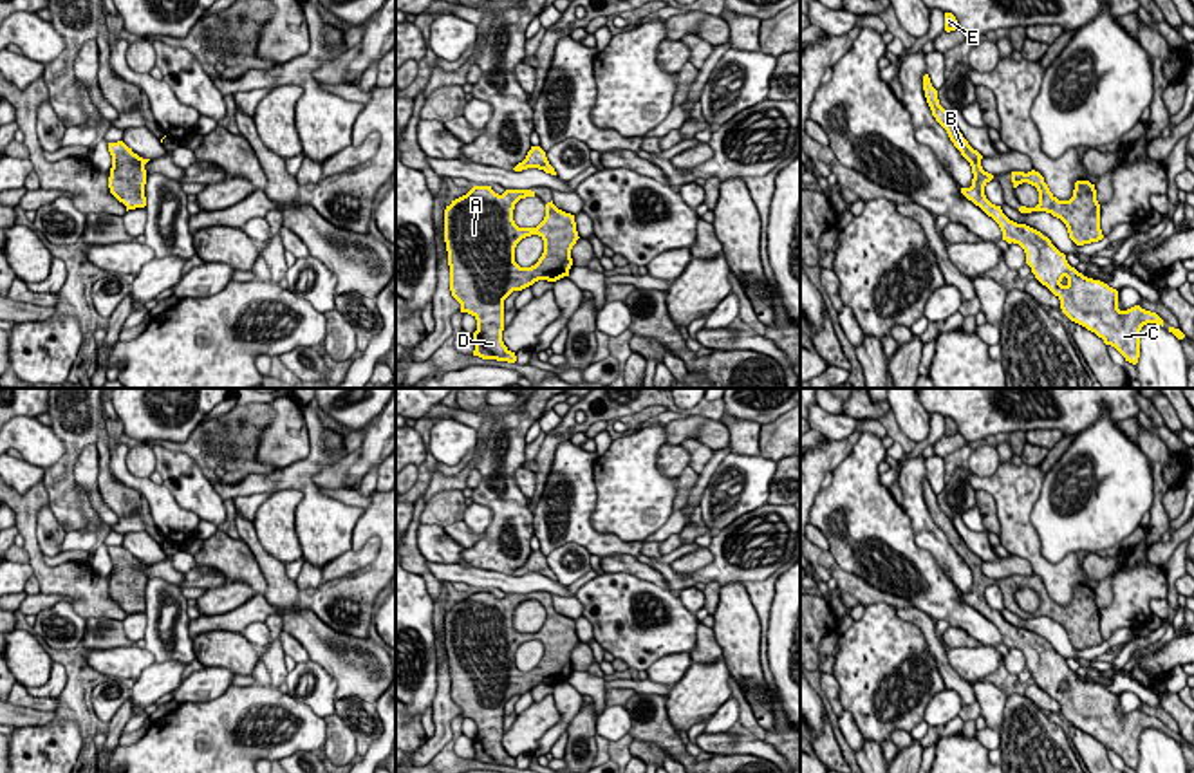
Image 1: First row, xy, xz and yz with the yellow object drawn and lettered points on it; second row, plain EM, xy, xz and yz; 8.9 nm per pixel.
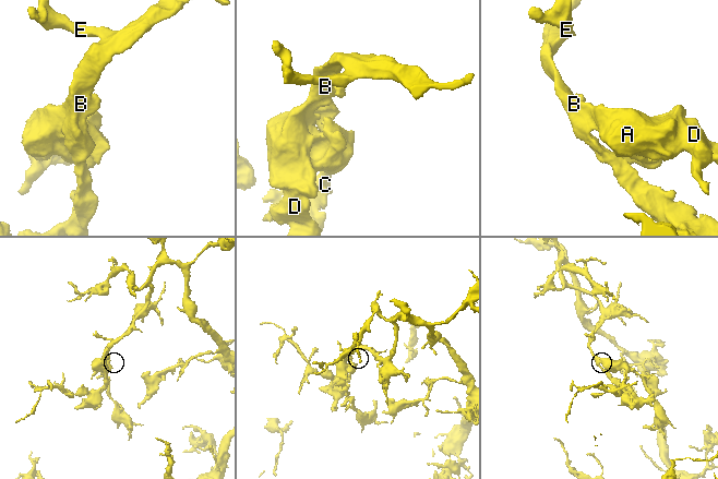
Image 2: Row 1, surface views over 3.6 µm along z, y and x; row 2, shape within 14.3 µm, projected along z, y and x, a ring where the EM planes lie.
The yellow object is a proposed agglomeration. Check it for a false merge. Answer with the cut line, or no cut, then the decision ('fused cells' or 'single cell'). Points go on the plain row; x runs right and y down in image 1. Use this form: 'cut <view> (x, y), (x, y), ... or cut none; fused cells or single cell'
cut none; single cell

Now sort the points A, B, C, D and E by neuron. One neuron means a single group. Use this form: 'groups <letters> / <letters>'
groups A B C D E

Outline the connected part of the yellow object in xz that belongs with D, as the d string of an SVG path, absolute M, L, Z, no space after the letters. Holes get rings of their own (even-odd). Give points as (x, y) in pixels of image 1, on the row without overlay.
M473 591L444 614L450 695L461 717L477 724L473 760L482 764L517 766L502 746L504 704L538 685L569 681L573 670L571 654L580 643L574 619L551 605L536 632L518 632L513 614L526 601L535 601L535 596L506 594L499 600L491 591ZM531 639L544 645L544 657L535 670L520 672L515 652Z

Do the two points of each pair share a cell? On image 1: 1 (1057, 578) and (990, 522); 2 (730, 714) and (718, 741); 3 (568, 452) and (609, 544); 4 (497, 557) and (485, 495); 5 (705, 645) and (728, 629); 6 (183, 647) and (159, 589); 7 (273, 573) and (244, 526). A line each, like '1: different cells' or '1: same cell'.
1: different cells
2: different cells
3: same cell
4: same cell
5: different cells
6: same cell
7: same cell

